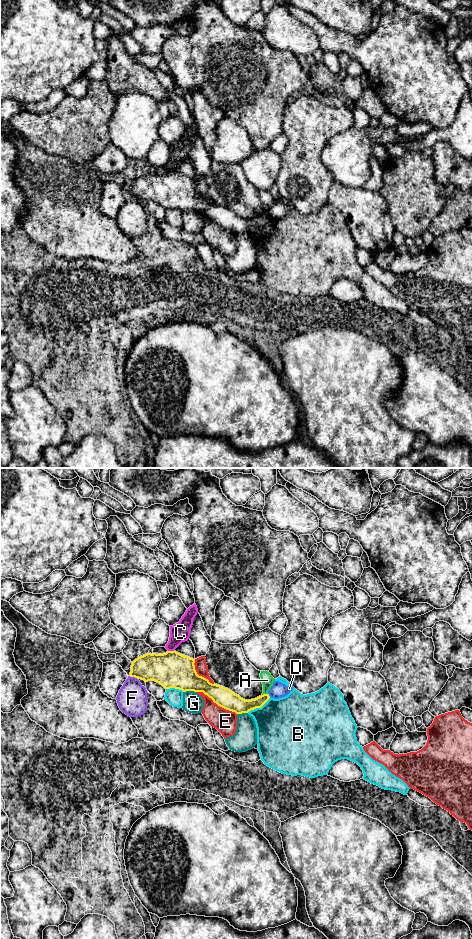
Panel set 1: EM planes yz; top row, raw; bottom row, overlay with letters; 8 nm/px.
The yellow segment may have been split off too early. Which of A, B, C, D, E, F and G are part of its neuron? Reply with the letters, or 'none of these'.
none of these

